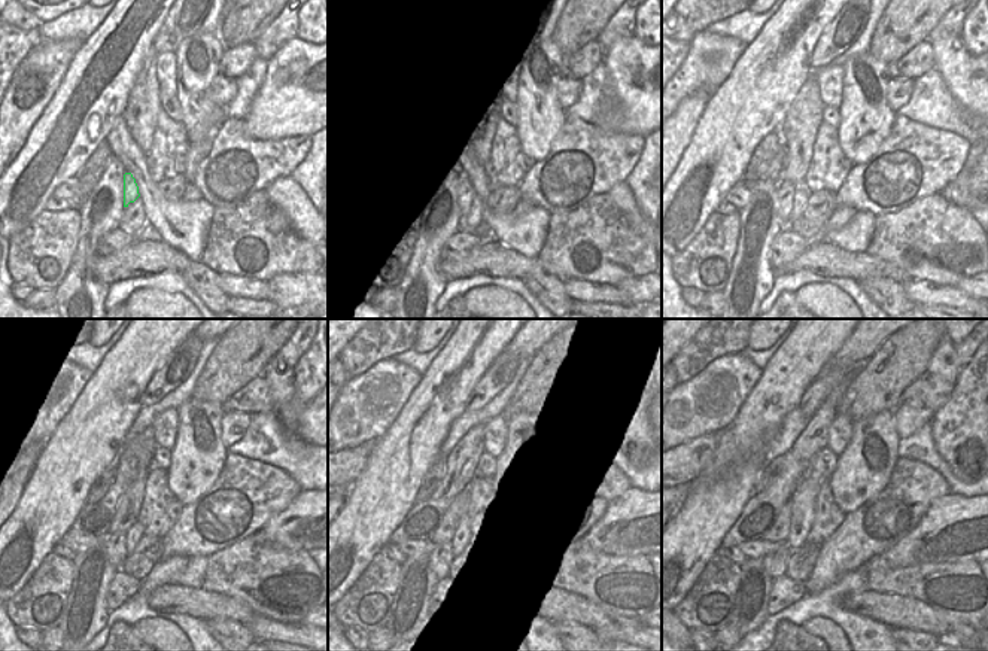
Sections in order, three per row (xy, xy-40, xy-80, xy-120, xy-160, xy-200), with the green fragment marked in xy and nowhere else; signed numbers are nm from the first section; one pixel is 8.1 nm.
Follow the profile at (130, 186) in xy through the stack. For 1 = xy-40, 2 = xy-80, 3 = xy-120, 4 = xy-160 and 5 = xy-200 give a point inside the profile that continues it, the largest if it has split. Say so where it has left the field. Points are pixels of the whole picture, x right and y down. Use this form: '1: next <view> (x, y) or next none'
1: next xy-40 (464, 191)
2: next xy-80 (790, 192)
3: next xy-120 (115, 548)
4: next xy-160 (443, 557)
5: next xy-200 (775, 563)

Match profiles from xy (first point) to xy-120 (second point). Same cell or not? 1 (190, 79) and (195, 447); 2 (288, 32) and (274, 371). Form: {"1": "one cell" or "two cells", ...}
{"1": "one cell", "2": "two cells"}

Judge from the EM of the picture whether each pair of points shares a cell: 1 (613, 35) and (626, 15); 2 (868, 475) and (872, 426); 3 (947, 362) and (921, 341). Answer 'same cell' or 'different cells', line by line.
1: same cell
2: same cell
3: different cells

